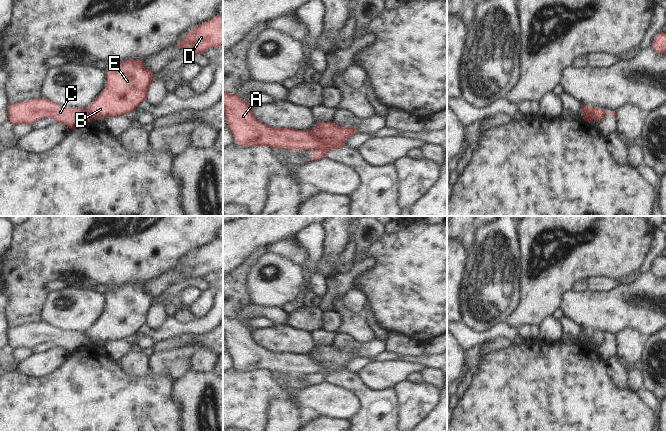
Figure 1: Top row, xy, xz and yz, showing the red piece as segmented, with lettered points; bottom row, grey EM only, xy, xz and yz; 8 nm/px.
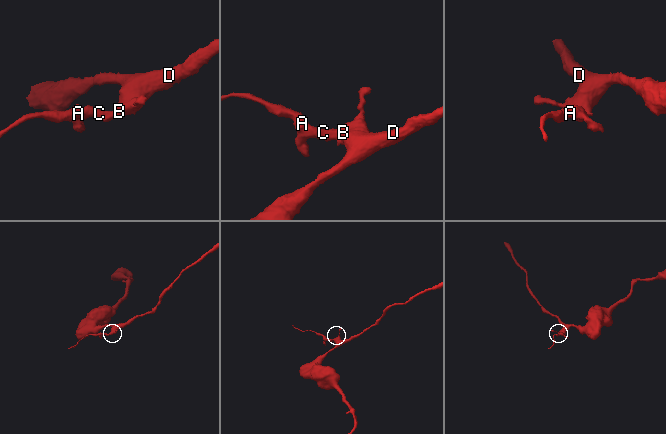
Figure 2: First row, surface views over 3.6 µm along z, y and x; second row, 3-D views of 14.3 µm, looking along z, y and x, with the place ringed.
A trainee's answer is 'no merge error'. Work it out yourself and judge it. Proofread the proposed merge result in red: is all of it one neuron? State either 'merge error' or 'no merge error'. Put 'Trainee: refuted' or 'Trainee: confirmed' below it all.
merge error
Trainee: refuted

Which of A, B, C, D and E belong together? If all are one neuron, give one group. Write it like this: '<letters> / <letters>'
A C / B D E

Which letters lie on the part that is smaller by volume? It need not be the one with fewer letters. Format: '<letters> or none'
A, C

